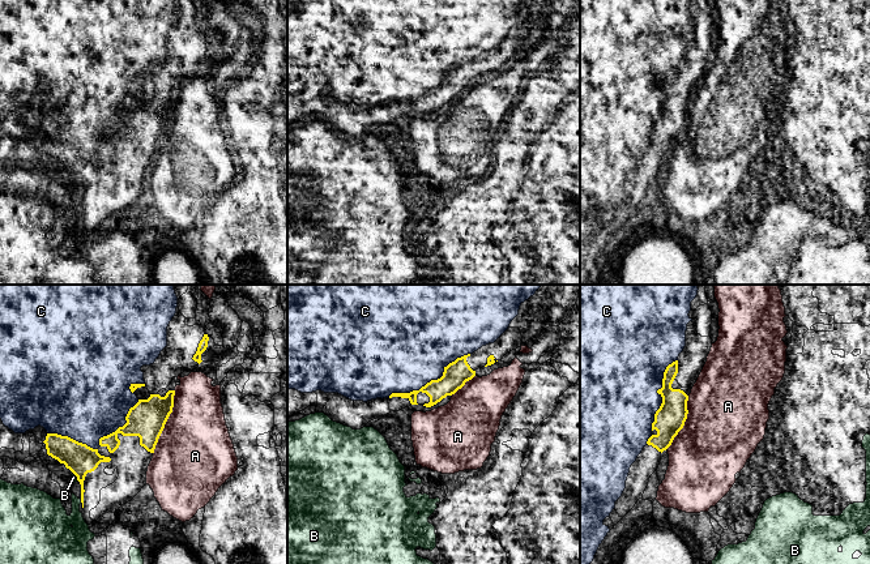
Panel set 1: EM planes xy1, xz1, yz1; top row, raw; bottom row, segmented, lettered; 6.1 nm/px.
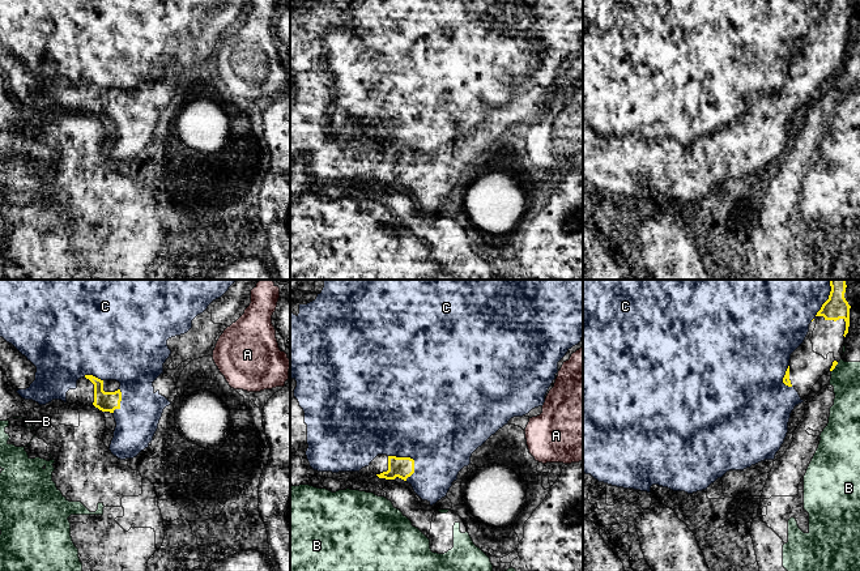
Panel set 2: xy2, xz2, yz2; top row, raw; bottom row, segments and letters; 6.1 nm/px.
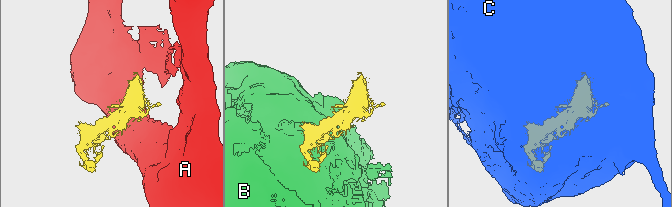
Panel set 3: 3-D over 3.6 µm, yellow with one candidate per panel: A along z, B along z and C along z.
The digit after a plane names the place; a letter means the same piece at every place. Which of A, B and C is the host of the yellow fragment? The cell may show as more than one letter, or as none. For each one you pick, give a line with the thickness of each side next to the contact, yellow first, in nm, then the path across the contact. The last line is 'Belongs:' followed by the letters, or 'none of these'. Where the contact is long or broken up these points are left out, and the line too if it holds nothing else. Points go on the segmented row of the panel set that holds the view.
C: Thickness 160 nm (yellow) against 500 nm
Belongs: C

